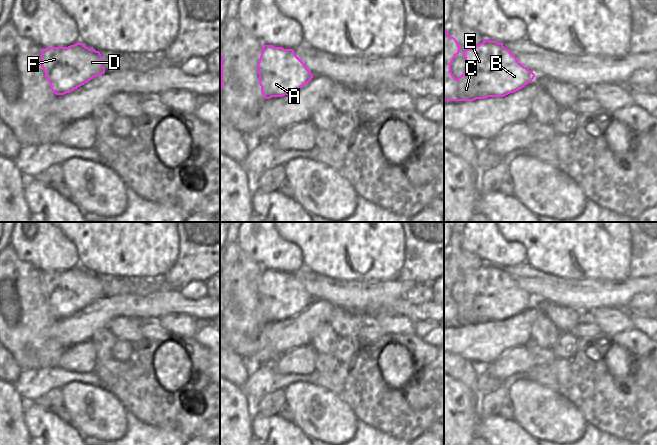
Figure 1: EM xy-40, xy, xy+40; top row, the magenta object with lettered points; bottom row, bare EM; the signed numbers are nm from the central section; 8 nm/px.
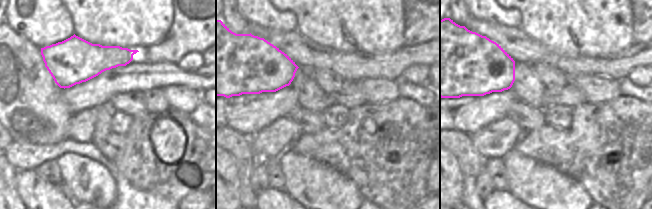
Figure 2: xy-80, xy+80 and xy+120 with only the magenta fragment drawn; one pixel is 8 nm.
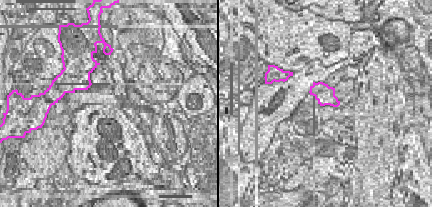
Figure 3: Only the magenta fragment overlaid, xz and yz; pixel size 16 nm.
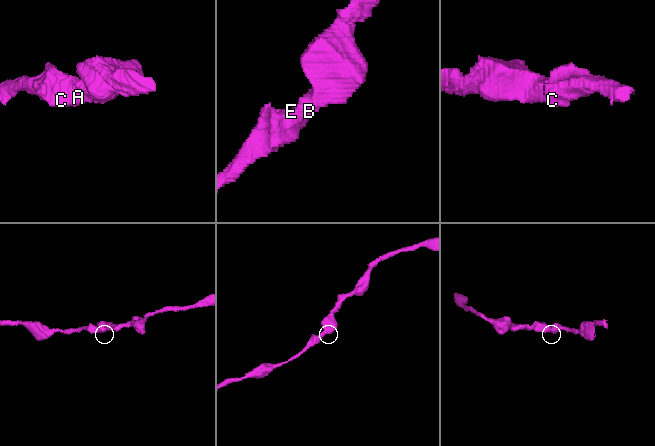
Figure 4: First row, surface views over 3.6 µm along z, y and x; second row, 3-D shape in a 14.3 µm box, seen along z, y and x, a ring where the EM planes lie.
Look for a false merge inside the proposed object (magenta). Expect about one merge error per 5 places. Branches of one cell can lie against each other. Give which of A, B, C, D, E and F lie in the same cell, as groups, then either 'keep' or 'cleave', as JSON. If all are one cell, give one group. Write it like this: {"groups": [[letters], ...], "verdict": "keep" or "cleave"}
{"groups": [["A", "B", "C", "D", "E", "F"]], "verdict": "keep"}

